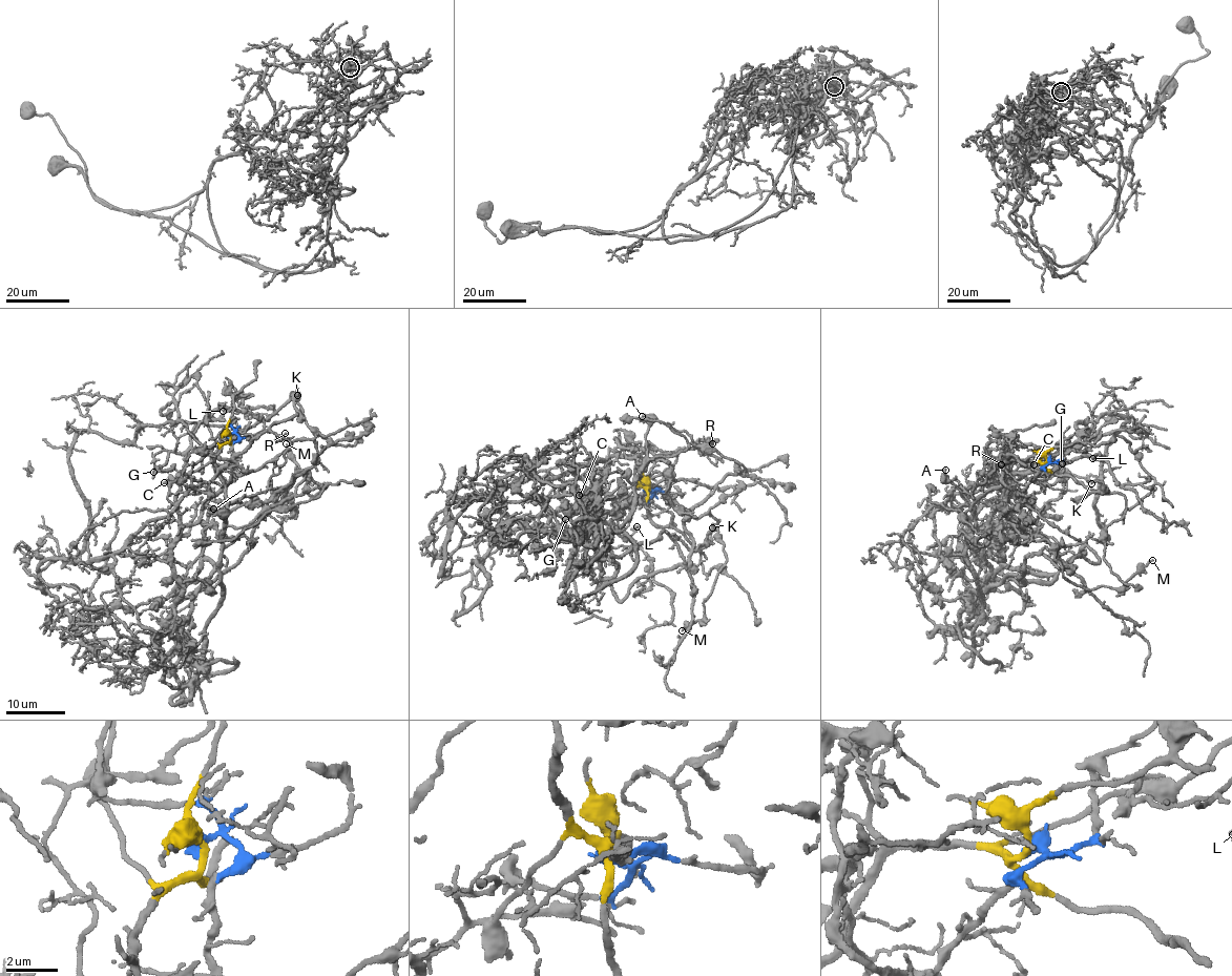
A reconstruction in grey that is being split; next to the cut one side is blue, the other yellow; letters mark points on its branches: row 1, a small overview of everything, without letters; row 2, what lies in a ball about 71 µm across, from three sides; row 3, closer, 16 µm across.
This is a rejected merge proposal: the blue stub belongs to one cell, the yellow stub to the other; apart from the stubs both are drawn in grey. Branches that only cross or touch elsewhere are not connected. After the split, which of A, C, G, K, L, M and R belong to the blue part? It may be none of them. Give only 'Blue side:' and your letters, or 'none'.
Blue side: G, L

